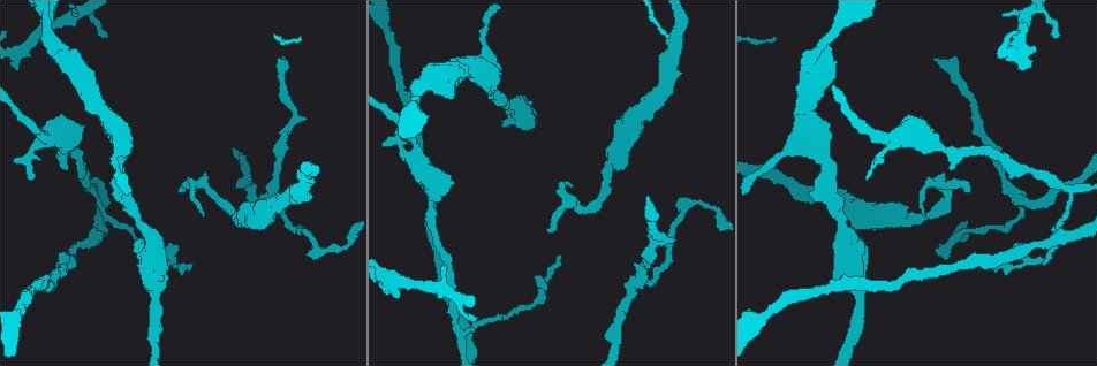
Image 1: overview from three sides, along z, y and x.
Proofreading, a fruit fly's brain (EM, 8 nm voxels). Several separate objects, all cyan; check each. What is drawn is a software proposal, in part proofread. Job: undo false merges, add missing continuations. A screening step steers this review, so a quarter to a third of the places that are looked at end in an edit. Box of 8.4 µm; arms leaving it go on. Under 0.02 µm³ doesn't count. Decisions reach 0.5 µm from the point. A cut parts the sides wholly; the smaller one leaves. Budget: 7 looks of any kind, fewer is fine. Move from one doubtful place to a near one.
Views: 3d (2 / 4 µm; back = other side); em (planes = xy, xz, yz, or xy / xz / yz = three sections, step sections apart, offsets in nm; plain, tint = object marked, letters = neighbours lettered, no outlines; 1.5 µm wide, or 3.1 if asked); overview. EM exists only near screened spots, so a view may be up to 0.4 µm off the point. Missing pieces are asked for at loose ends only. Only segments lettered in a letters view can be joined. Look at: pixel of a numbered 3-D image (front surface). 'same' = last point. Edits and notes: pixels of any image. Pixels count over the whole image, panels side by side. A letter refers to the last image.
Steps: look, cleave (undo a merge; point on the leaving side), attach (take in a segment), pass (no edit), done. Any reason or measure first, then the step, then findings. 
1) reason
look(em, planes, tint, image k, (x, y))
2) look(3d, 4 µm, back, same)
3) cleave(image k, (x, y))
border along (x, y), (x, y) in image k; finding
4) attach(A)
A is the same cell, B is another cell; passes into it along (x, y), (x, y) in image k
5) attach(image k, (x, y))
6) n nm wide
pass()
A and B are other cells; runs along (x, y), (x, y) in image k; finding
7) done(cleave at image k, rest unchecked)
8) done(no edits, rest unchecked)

thick end
look(3d, 4 µm, image 1, (836, 63))

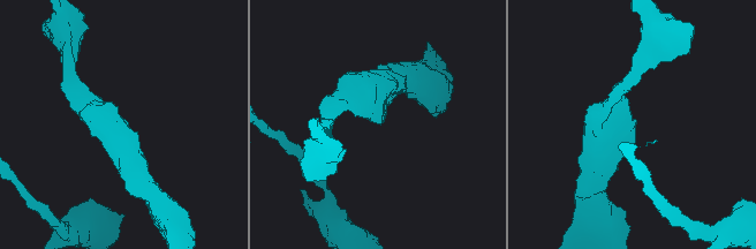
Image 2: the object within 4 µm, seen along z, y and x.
look(em, planes, letters, image 2, (380, 124))

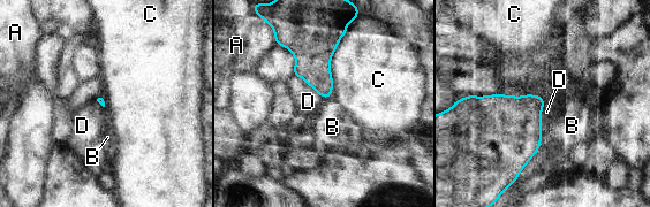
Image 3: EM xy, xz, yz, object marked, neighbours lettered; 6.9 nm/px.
pass()
A, B, C and D are other cells; border along (545, 100), (542, 107), (542, 135) in image 3; none of them fits

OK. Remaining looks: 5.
two arms in line, one across
look(em, xy, step 8, letters, image 1, (1069, 188))

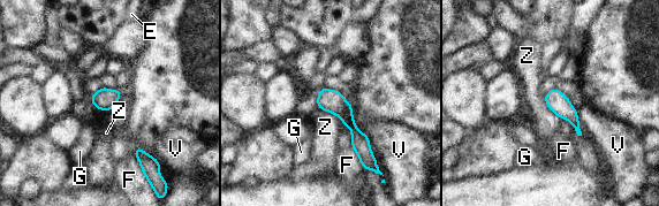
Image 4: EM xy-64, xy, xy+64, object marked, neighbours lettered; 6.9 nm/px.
pass()
E, F, G, V and Z are other cells; one cell here

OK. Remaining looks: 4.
an open end
look(em, planes, letters, image 1, (648, 198))

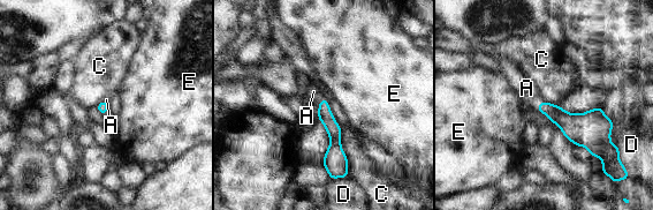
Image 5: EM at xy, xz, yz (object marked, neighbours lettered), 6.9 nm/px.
attach(A)
A is the same cell, C, D and E are other cells; it goes on there

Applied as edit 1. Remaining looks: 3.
done(attach at image 5, rest unchecked)

